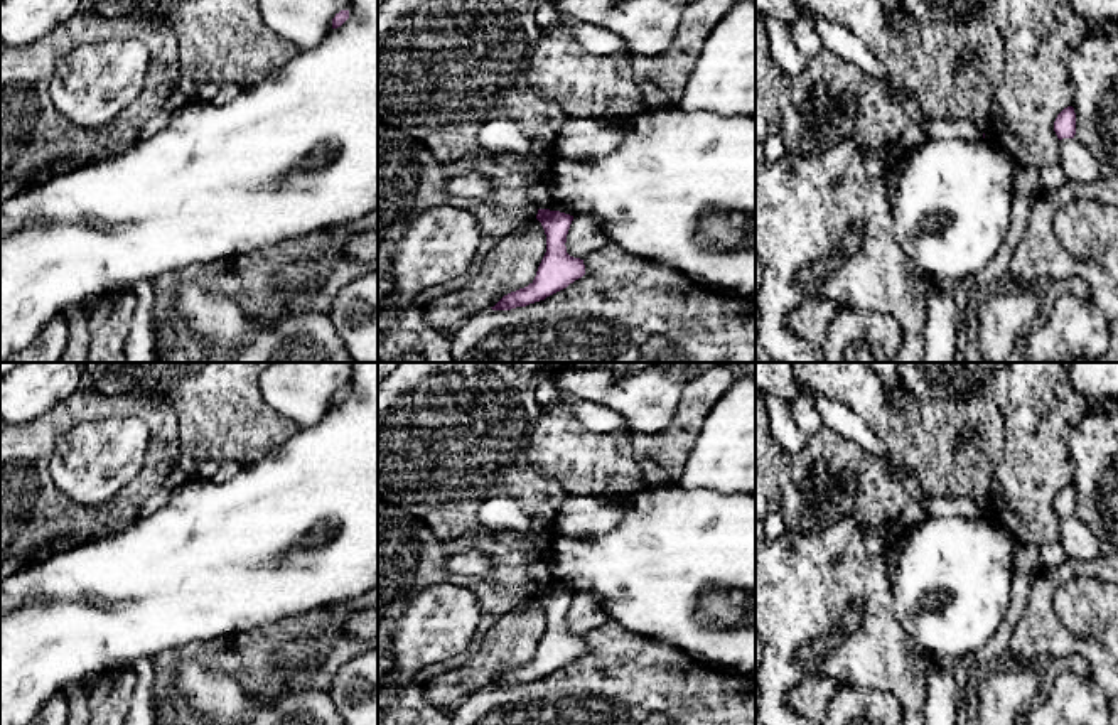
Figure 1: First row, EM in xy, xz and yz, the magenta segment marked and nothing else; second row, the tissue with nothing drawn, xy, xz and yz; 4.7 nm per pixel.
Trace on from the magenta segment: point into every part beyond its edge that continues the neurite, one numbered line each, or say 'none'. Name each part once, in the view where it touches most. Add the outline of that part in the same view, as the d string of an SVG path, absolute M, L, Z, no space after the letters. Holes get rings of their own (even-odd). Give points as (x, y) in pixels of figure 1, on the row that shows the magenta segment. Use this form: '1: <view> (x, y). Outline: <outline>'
1: xz (538, 193). Outline: M545 177L535 182L528 191L528 199L536 202L540 209L560 211L568 214L563 206L556 204L546 187Z

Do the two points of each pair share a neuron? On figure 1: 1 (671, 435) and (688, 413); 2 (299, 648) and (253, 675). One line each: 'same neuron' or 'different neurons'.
1: same neuron
2: same neuron

